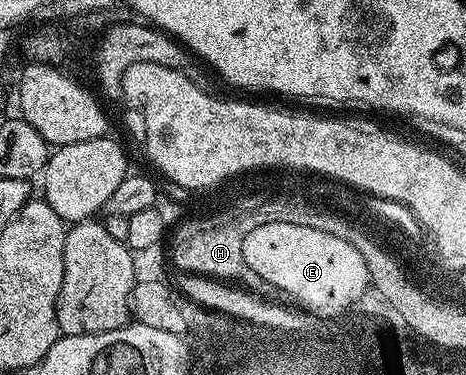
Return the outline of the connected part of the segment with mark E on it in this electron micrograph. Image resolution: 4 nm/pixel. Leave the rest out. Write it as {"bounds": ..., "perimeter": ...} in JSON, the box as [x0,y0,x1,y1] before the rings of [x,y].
{"bounds":[243,223,370,316],"perimeter":[[[290,223],[260,225],[259,229],[251,229],[251,233],[247,233],[247,241],[243,241],[243,257],[262,284],[270,283],[275,290],[290,295],[294,304],[320,316],[325,311],[336,311],[338,316],[344,316],[354,306],[355,297],[362,293],[363,274],[370,265],[367,255],[343,238],[319,229],[307,229],[307,225]]]}

